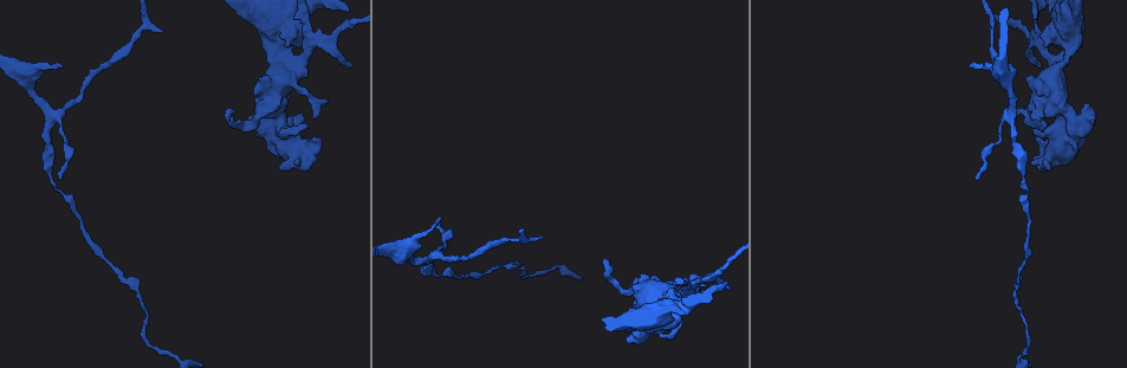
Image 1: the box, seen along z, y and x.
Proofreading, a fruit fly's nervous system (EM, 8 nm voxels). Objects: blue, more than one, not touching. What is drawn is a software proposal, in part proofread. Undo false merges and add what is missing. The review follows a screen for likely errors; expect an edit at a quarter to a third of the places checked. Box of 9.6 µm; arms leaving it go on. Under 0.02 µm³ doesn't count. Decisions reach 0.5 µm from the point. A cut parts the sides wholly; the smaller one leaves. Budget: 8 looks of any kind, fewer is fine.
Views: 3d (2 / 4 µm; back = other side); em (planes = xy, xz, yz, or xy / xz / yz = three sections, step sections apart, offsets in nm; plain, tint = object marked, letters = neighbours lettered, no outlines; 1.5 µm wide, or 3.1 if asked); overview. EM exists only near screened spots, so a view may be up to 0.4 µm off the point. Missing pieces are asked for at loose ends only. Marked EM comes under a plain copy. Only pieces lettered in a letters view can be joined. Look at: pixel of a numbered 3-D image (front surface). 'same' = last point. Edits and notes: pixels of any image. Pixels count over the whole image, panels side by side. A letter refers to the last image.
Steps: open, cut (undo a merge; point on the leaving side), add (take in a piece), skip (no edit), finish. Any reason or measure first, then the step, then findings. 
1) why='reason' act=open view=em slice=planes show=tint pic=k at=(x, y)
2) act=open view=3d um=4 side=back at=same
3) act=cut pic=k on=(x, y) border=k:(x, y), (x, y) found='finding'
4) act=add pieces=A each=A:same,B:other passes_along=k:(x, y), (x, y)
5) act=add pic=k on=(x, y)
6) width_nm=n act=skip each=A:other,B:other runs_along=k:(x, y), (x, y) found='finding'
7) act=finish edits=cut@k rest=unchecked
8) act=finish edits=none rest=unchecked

why='an open end' act=open view=3d um=4 pic=1 at=(972, 63)

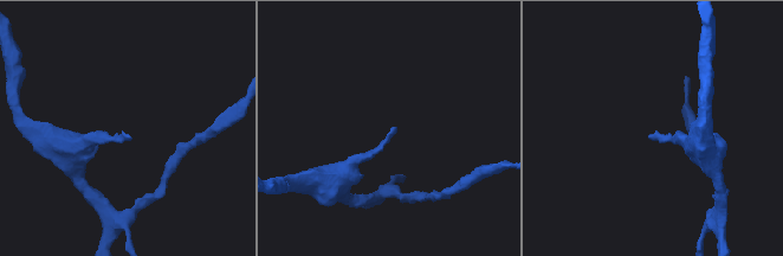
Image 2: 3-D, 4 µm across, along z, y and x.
act=open view=em slice=planes show=letters pic=2 at=(396, 129)

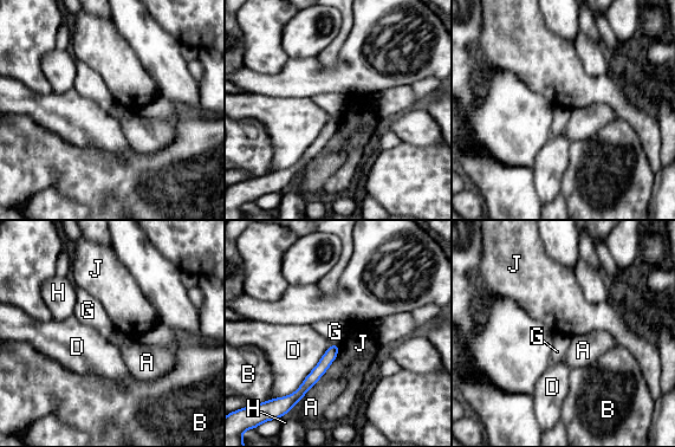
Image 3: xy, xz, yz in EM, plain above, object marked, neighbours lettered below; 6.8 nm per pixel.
longest_contact=D:550nm act=skip each=A:other,B:other,D:other,G:other,H:other,J:other runs_along=3:(335, 347), (320, 369), (291, 403) found='no lettered piece goes on from it'

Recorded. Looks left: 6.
why='an open end' act=open view=em slice=planes show=letters pic=1 at=(229, 121)

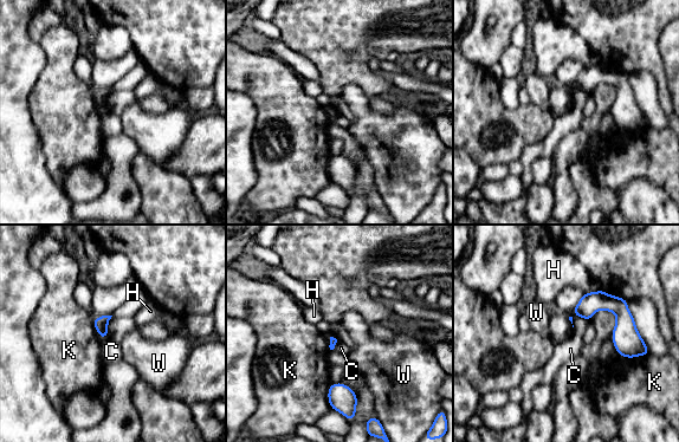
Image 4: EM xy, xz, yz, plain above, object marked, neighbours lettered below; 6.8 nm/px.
act=skip each=C:other,H:other,K:other,W:other border=4:(107, 337), (103, 339) found='none of them fits'

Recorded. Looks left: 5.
why='branch stops here' act=open view=3d um=4 pic=1 at=(1040, 65)

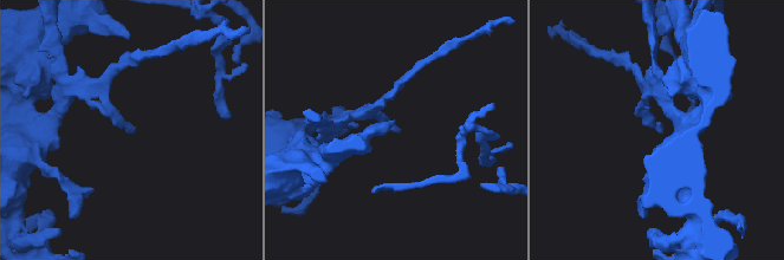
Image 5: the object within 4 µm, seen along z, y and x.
why='need the tissue' act=open view=em slice=xz step=4 show=letters pic=5 at=(398, 133)

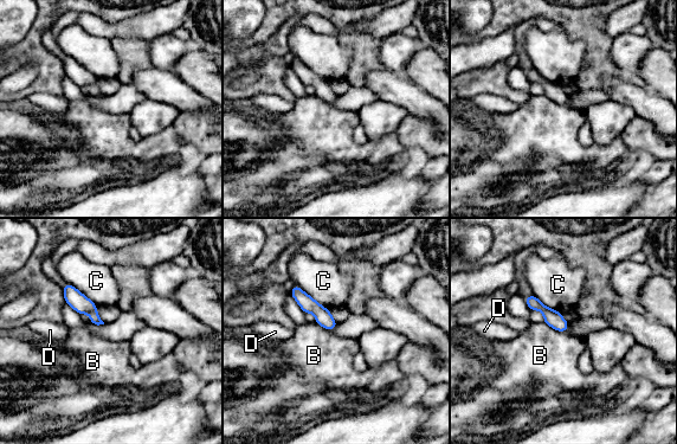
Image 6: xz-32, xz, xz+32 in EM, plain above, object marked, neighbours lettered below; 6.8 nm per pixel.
why='cut it another way' act=open view=em slice=planes show=letters at=same

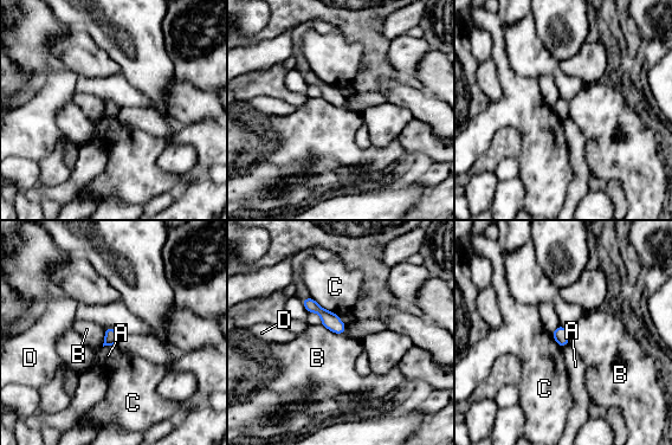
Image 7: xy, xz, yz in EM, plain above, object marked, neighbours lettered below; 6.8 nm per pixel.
width_nm=100 act=skip each=A:other,B:other,C:other,D:other border=7:(321, 324), (341, 335) found='no lettered piece goes on from it'

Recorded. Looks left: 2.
act=finish edits=none rest=unchecked

